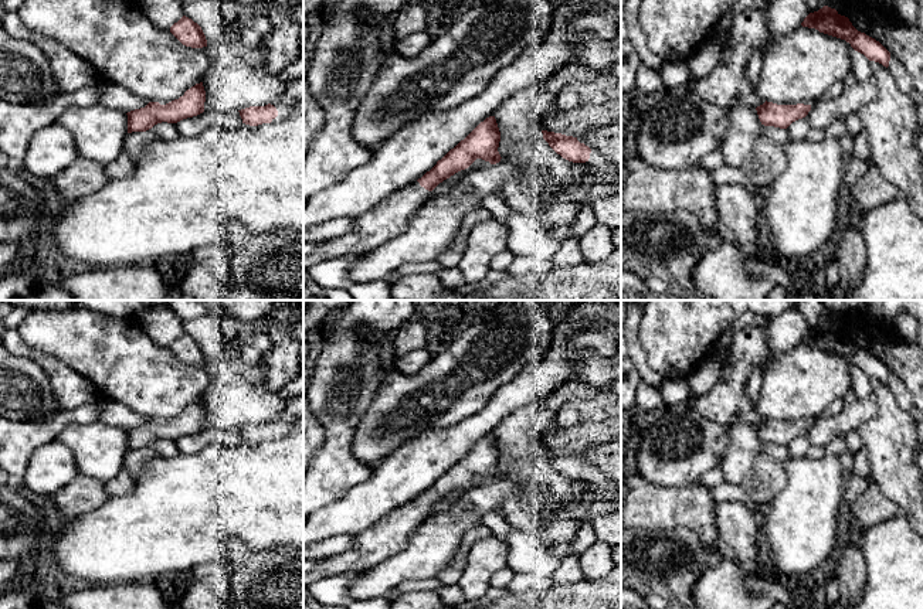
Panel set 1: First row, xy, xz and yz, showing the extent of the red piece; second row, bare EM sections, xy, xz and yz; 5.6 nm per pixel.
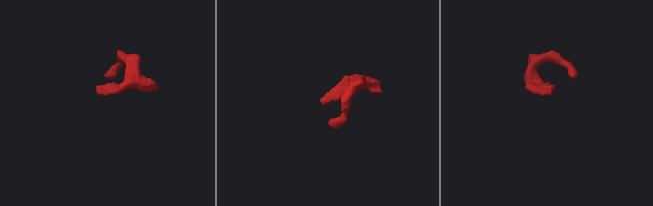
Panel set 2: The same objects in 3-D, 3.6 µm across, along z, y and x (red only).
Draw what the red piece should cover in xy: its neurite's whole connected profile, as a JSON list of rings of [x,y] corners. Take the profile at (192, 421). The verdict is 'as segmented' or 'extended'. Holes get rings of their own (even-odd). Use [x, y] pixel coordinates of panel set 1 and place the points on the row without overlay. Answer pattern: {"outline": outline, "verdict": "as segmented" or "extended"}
{"outline": [[[203,399],[196,401],[183,414],[166,422],[149,419],[145,425],[128,429],[128,450],[146,449],[155,442],[177,440],[204,429],[206,408]]], "verdict": "as segmented"}

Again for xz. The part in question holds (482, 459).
{"outline": [[[495,433],[481,439],[464,457],[451,466],[437,482],[417,499],[391,510],[383,516],[374,525],[354,537],[354,544],[345,552],[325,558],[313,571],[303,574],[303,586],[308,586],[320,578],[339,575],[349,571],[366,571],[374,568],[381,561],[400,551],[407,541],[415,534],[420,525],[432,514],[431,508],[444,497],[455,490],[468,486],[476,476],[496,482],[500,479],[498,469],[500,449]]], "verdict": "extended"}

